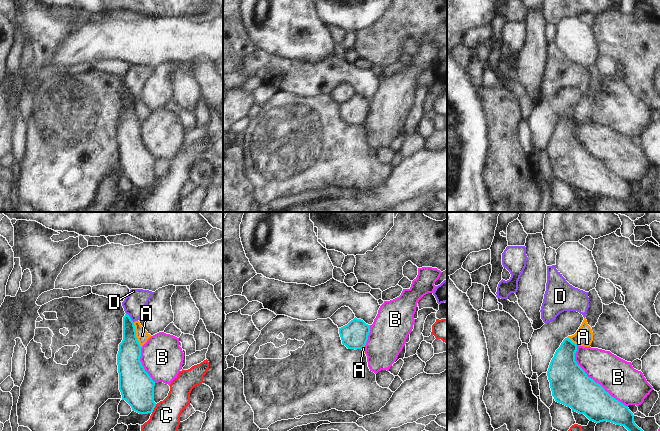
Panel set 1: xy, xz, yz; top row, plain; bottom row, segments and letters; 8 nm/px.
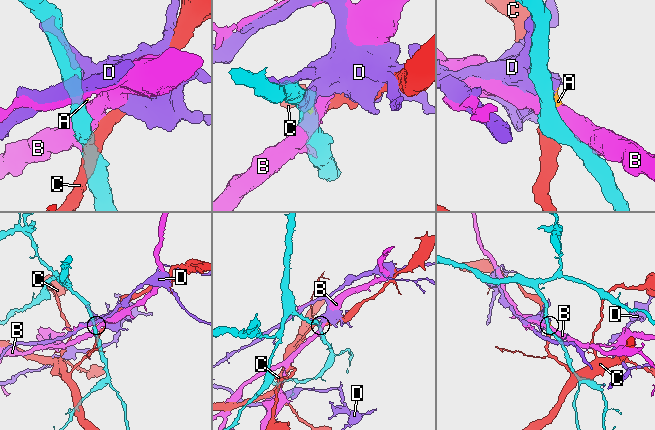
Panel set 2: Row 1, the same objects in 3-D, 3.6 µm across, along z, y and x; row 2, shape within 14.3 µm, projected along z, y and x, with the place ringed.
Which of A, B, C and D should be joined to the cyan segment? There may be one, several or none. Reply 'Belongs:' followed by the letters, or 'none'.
Belongs: none

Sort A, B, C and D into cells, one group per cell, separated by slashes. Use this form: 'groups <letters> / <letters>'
groups A D / B / C

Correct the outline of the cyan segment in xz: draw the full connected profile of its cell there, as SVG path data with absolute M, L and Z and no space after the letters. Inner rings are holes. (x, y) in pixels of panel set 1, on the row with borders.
M356 317L347 325L339 328L342 344L348 349L362 349L368 340L370 325Z

